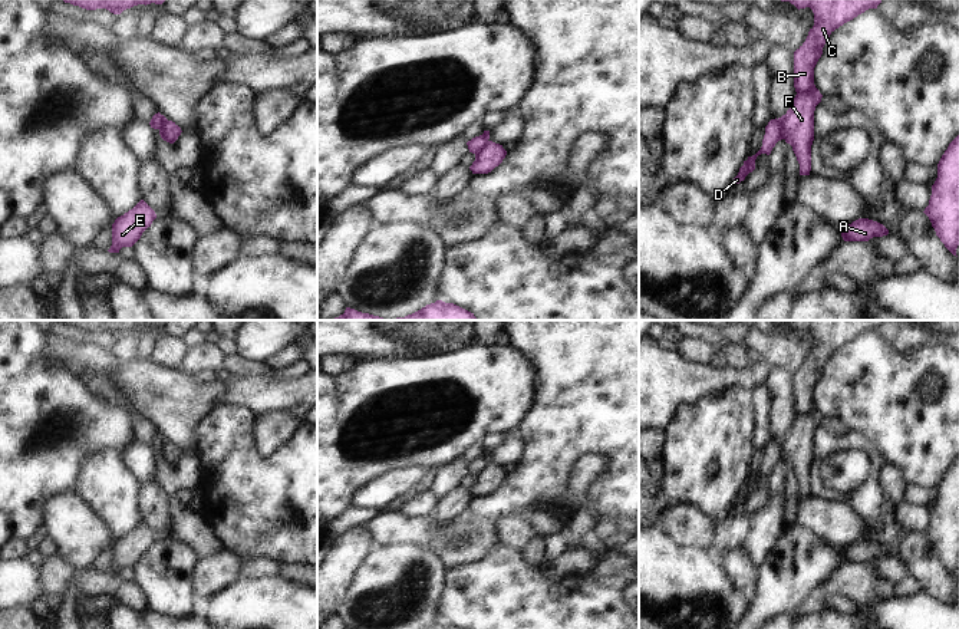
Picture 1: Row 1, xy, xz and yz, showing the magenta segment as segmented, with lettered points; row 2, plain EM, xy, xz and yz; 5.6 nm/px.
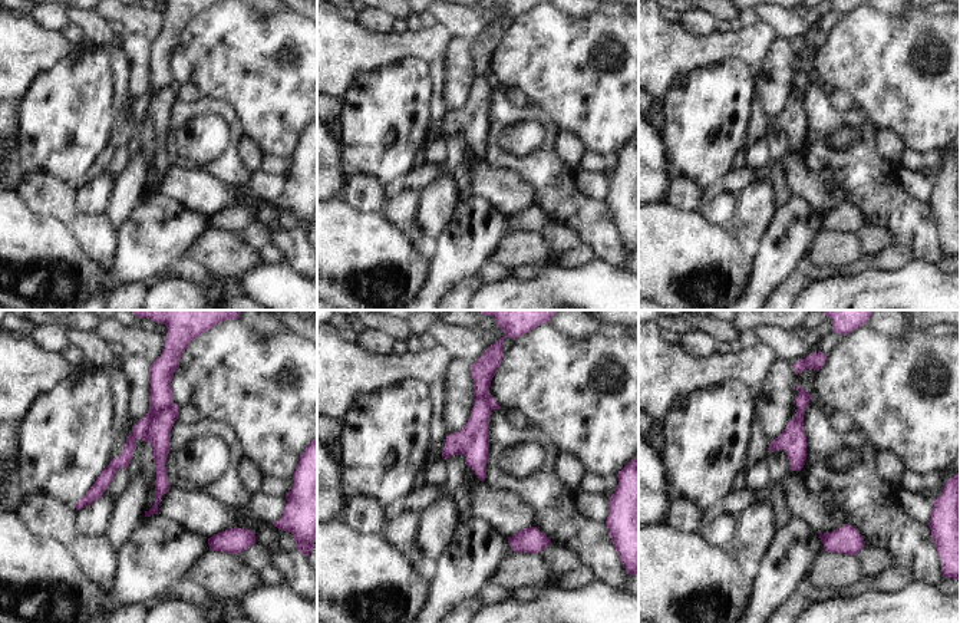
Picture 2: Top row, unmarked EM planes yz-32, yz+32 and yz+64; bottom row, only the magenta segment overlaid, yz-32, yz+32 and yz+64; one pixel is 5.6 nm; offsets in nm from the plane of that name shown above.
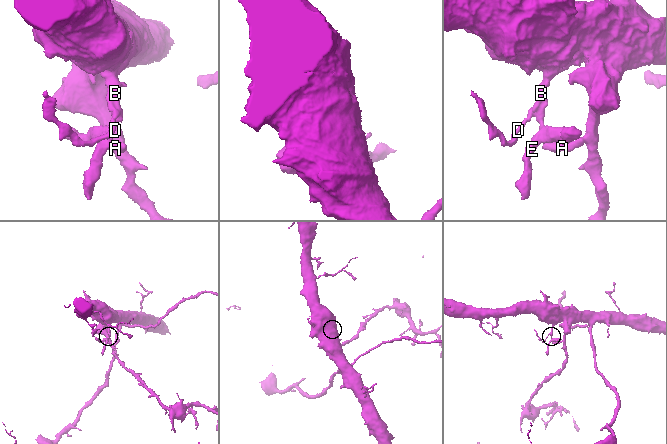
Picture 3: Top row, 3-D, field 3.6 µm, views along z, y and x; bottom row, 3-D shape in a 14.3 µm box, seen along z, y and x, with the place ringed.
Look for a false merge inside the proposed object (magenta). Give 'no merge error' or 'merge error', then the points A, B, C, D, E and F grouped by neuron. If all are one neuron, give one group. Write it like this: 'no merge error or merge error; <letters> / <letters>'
merge error; A B C / D E F

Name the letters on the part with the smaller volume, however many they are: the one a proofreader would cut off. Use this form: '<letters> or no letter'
D, E, F

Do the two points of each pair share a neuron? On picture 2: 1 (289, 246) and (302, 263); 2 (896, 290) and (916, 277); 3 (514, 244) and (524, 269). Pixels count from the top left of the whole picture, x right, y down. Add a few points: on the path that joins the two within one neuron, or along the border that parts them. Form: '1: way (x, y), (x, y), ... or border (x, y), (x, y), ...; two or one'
1: way (293, 250), (302, 259); one
2: way (900, 290), (911, 282); one
3: border (556, 256), (535, 263), (520, 263), (514, 269); two

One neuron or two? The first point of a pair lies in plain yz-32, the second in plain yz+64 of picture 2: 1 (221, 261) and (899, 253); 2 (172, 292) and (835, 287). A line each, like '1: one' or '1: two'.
1: two
2: one

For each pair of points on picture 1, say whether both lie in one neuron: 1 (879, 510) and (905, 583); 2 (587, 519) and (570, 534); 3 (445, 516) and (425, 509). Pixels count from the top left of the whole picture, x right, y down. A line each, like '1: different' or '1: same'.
1: different
2: same
3: different

